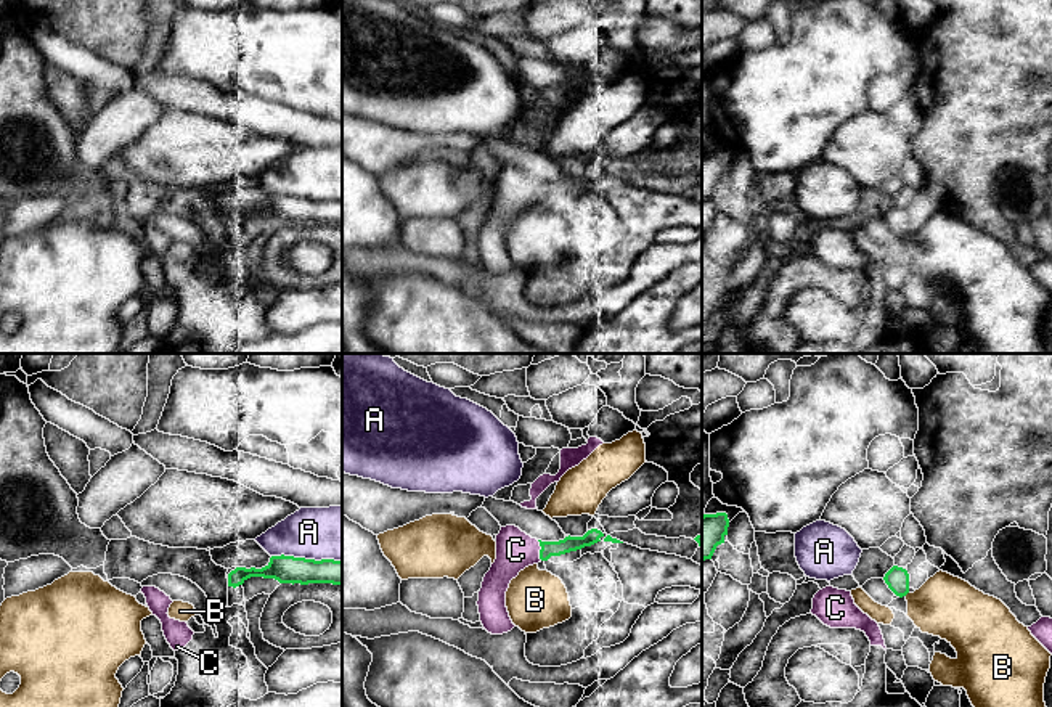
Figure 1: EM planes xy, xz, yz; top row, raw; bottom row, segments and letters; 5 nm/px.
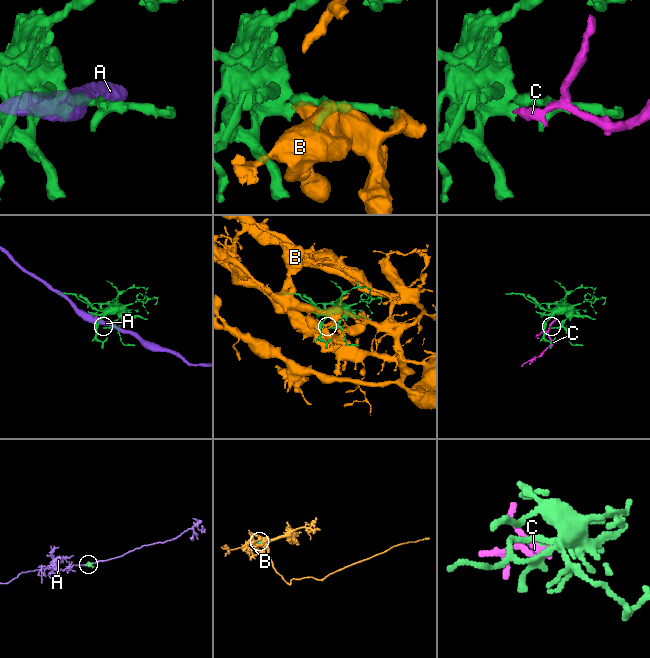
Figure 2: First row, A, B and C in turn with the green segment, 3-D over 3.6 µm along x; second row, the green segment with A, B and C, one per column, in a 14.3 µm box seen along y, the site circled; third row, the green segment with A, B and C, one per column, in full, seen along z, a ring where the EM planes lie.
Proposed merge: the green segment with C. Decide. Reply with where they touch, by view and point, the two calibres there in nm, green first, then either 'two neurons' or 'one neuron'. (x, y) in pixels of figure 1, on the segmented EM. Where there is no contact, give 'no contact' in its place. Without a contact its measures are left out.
contact xz (540, 550); calibres 80 and 200 nm; one neuron

